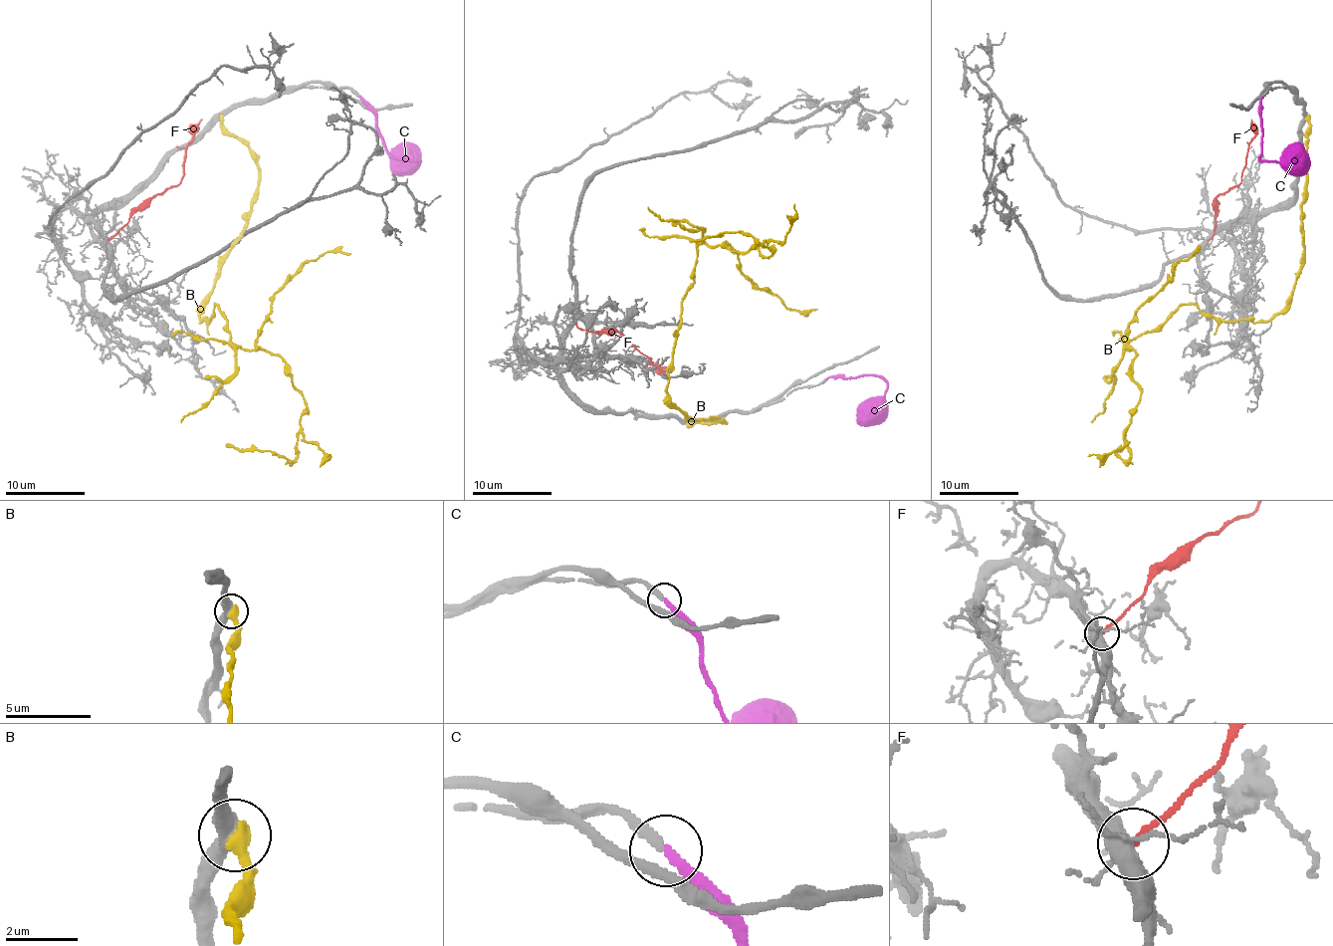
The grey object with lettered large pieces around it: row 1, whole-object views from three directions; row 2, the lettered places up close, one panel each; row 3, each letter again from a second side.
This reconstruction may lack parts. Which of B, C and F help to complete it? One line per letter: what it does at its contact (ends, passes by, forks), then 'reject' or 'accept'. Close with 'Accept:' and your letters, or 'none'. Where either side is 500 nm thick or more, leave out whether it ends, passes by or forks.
B: reject
C: it ends there; accept
F: it ends there; reject
Accept: C

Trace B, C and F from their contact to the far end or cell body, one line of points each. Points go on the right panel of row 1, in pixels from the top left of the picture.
B: (1307, 118), (1289, 302), (1249, 322), (1183, 304), (1131, 340), (1127, 460), (1125, 443)
C: (1263, 96), (1259, 159), (1293, 161), (1309, 157)
F: (1209, 241), (1217, 223), (1217, 199), (1241, 181), (1247, 145), (1253, 137), (1251, 119)

